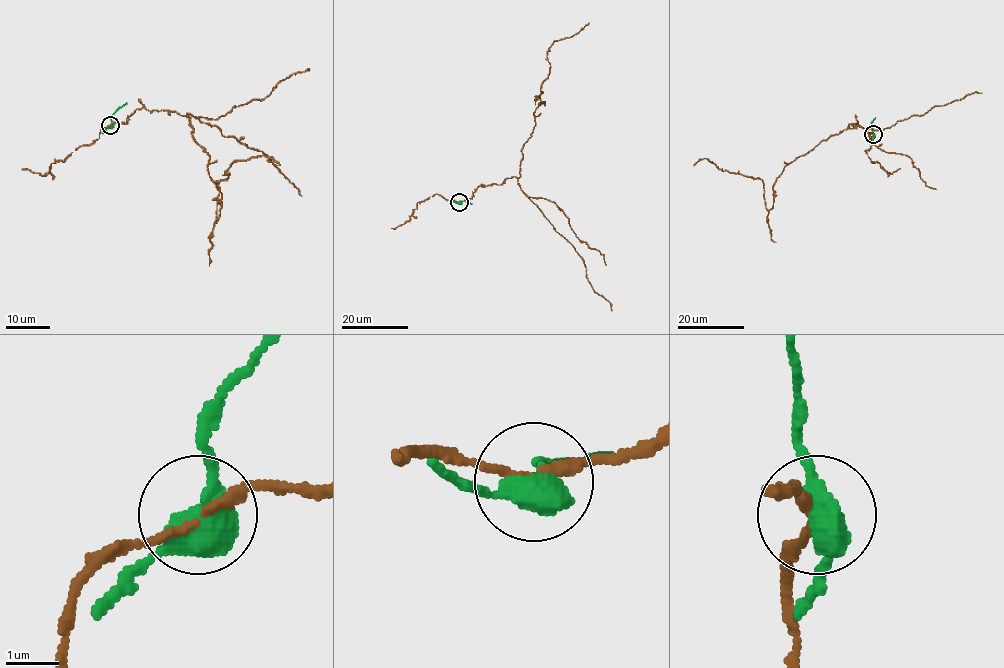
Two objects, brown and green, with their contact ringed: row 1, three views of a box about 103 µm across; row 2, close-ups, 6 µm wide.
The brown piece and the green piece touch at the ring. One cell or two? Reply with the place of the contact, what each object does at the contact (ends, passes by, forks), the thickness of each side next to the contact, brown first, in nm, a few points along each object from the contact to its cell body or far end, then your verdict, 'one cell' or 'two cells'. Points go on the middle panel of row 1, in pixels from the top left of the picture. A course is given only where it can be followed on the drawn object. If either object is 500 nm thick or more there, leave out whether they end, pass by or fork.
(459, 202) | 170/550 nm | brown via (459, 202), (480, 185), (519, 177), (522, 148), (544, 102), (547, 51), (589, 23) | green via (459, 202), (466, 201), (471, 204) | two cells

